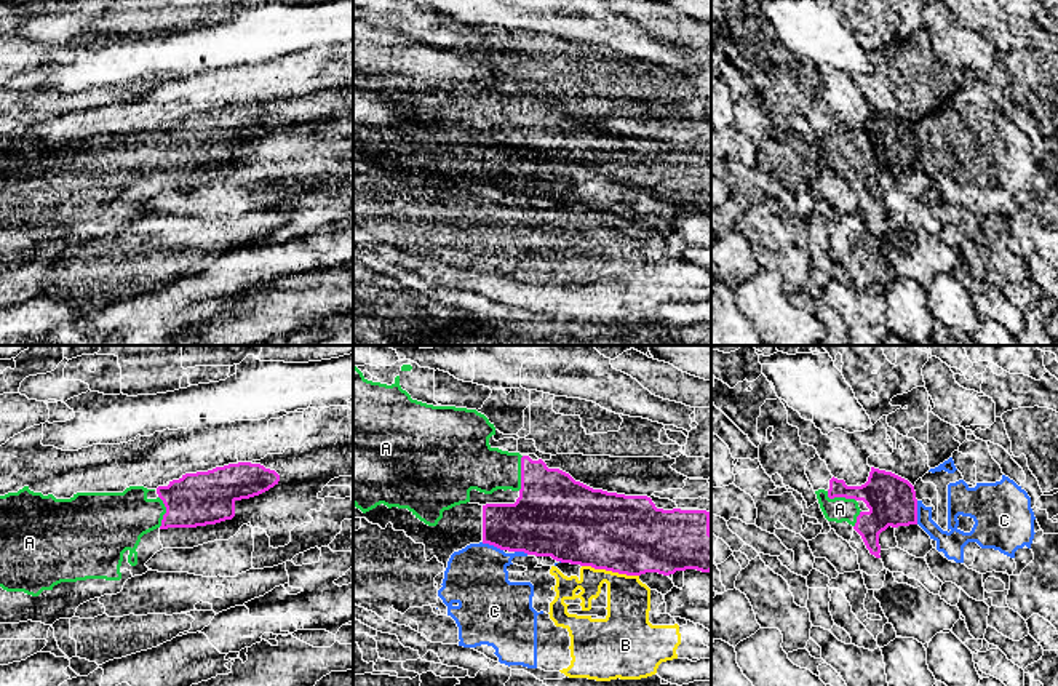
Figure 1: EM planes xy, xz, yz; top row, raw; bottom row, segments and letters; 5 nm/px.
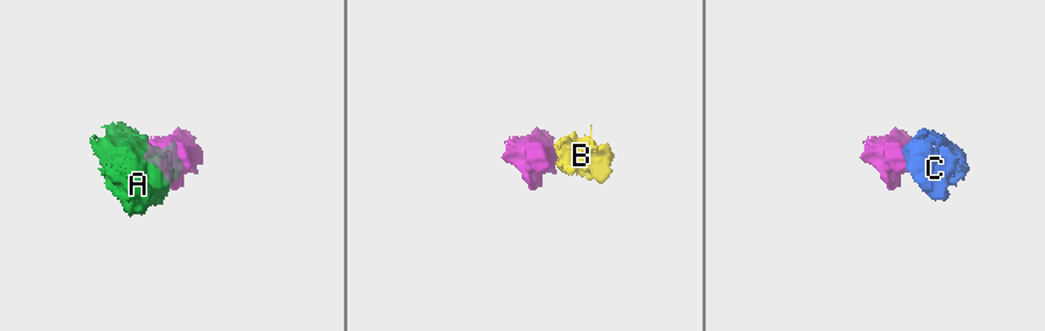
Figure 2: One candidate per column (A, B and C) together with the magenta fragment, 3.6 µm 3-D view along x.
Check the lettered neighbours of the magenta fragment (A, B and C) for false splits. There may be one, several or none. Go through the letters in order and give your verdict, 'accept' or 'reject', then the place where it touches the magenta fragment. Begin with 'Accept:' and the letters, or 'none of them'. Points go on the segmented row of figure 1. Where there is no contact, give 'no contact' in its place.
Accept: A
A: accept; meets magenta in xz at (521, 474)
B: reject; meets magenta in xz at (611, 570)
C: reject; meets magenta in yz at (916, 512)

